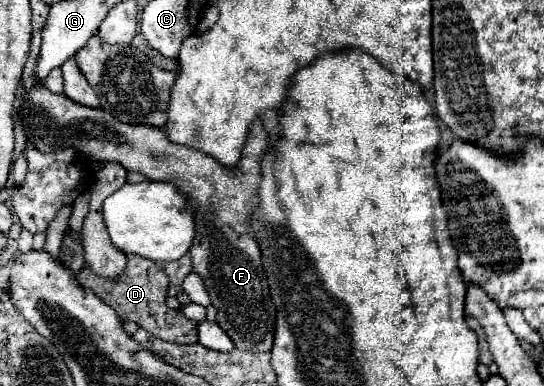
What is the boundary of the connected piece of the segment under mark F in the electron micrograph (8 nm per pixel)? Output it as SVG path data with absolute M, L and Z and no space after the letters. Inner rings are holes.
M44 86L24 88L26 94L20 94L16 108L22 118L22 128L28 138L28 142L38 148L40 152L52 152L58 148L74 146L80 154L84 154L90 160L104 160L104 162L118 162L128 172L140 172L148 180L156 182L170 182L178 188L180 194L184 194L188 206L194 210L196 220L196 238L190 246L190 256L194 264L194 272L198 272L204 278L206 290L212 298L212 304L218 308L216 322L220 328L232 338L236 348L250 350L250 352L270 352L274 344L274 328L276 328L276 308L270 298L266 272L262 266L262 252L256 242L256 234L250 224L250 216L254 214L254 206L258 204L258 186L262 178L262 154L270 150L270 138L264 132L262 138L262 122L254 122L246 140L246 146L242 150L242 158L236 168L224 168L210 156L206 156L200 150L194 150L184 144L174 144L166 138L166 134L160 128L144 126L144 124L124 124L112 114L104 112L102 108L88 108L82 104L72 102L64 94L52 94Z

